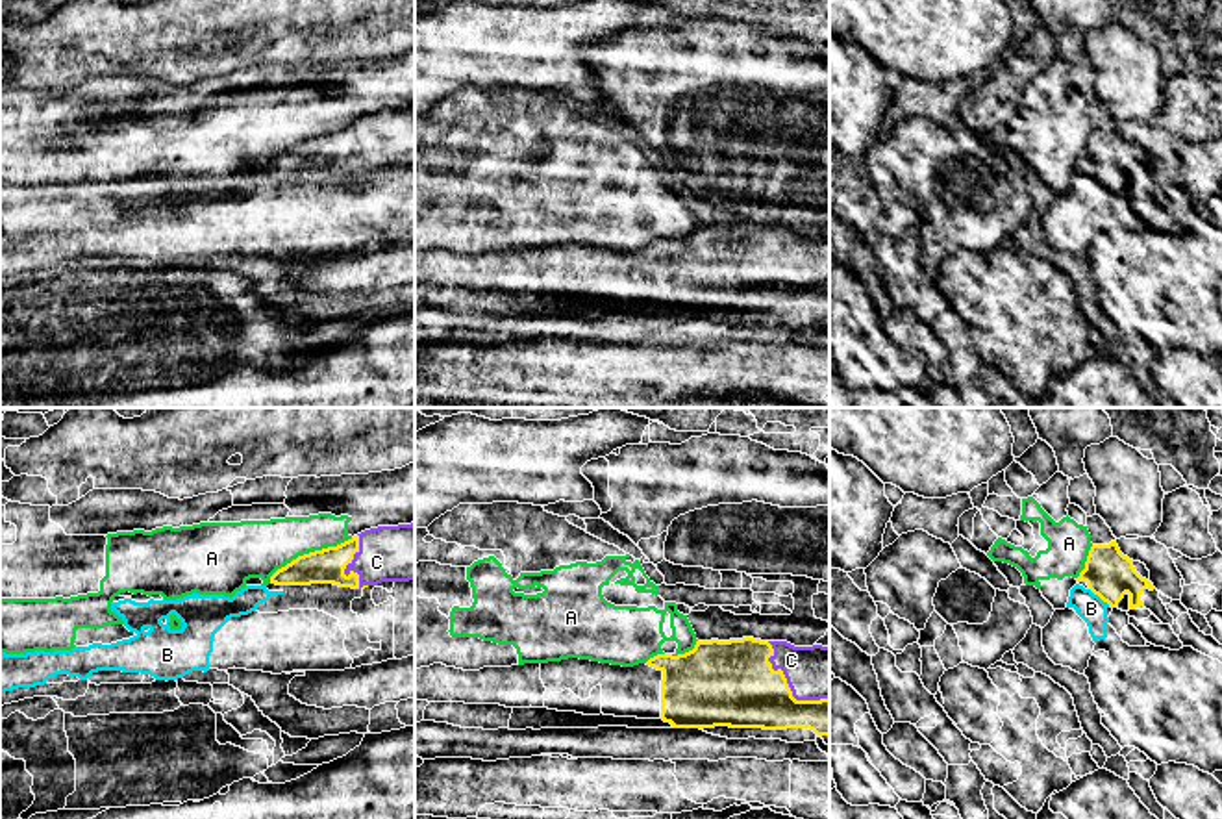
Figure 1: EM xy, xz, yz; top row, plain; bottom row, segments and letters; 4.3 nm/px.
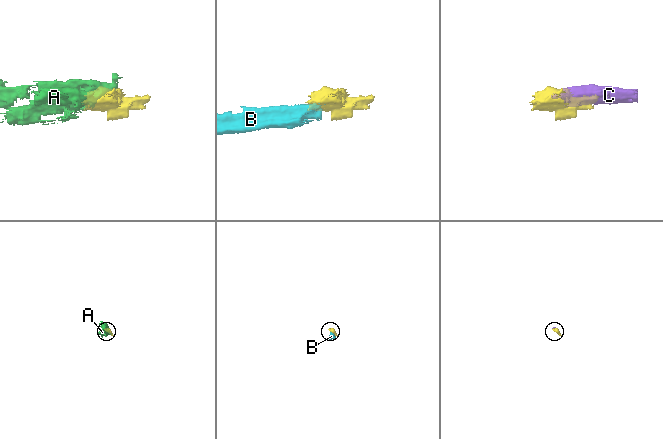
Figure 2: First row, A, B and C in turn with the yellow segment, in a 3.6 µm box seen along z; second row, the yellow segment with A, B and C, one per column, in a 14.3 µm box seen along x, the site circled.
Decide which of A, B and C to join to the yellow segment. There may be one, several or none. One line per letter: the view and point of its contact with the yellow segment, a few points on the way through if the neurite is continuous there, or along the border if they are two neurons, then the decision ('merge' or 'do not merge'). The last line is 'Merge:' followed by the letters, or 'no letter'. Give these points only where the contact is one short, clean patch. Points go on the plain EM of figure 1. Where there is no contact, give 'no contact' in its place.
A: xy (310, 138) | do not merge
B: yz (1098, 180) | along yz (1087, 173), (1109, 189) | do not merge
C: xz (787, 269) | merge
Merge: C

